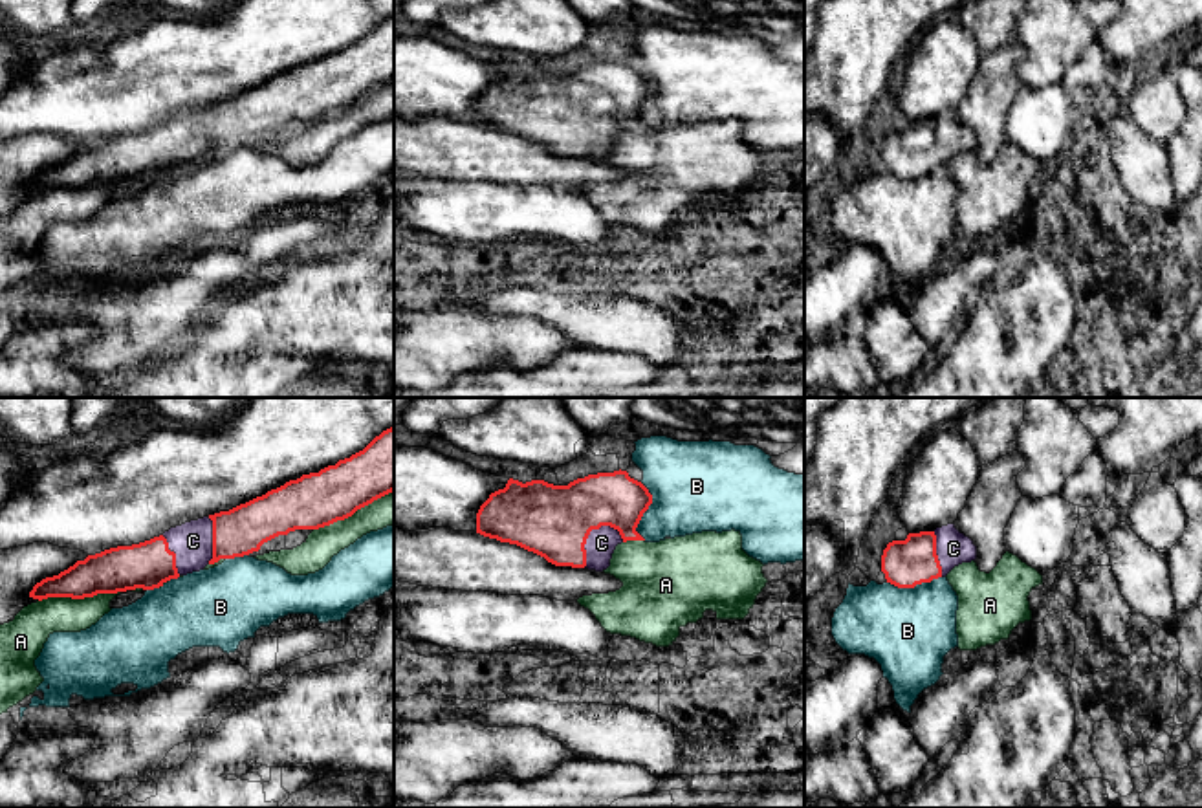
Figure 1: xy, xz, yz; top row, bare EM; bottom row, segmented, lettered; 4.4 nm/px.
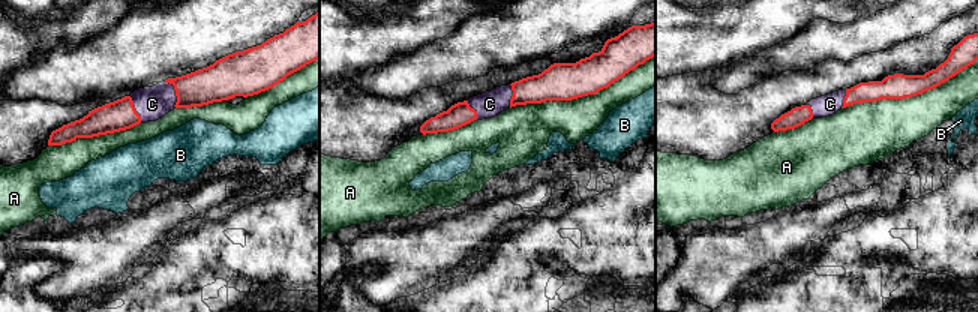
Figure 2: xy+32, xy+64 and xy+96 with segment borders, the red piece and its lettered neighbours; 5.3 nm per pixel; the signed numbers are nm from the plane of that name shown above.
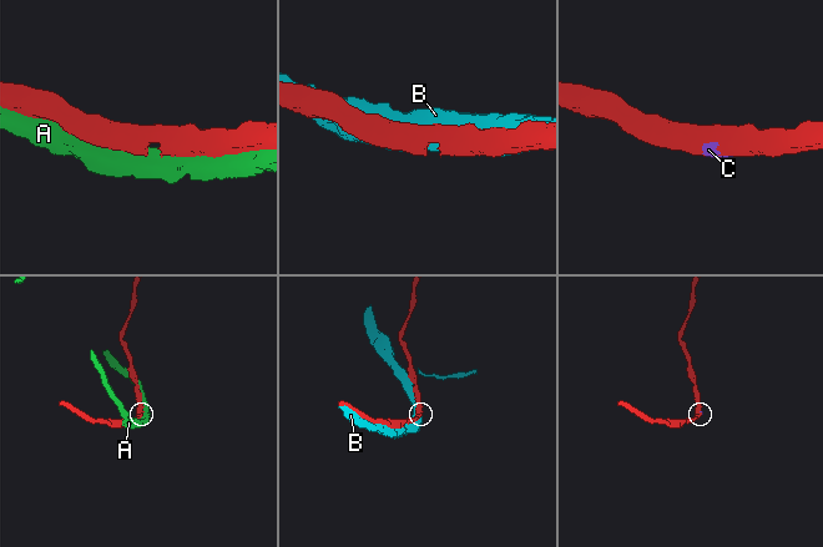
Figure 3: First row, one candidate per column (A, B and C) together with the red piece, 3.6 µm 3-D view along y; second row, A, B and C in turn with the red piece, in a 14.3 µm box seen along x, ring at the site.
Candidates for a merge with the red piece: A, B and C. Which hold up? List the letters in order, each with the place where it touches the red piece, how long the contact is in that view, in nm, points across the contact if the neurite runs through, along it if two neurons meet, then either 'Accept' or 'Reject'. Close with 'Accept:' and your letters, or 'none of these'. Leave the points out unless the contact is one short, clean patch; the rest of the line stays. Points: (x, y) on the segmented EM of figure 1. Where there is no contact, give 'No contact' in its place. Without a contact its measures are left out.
A: Touches red at xy (79, 598). Shared border 360 nm. Reject
B: Touches red at xz (645, 510). Shared border 260 nm. Reject
C: Touches red at xz (587, 537). Shared border 220 nm. Accept
Accept: C

